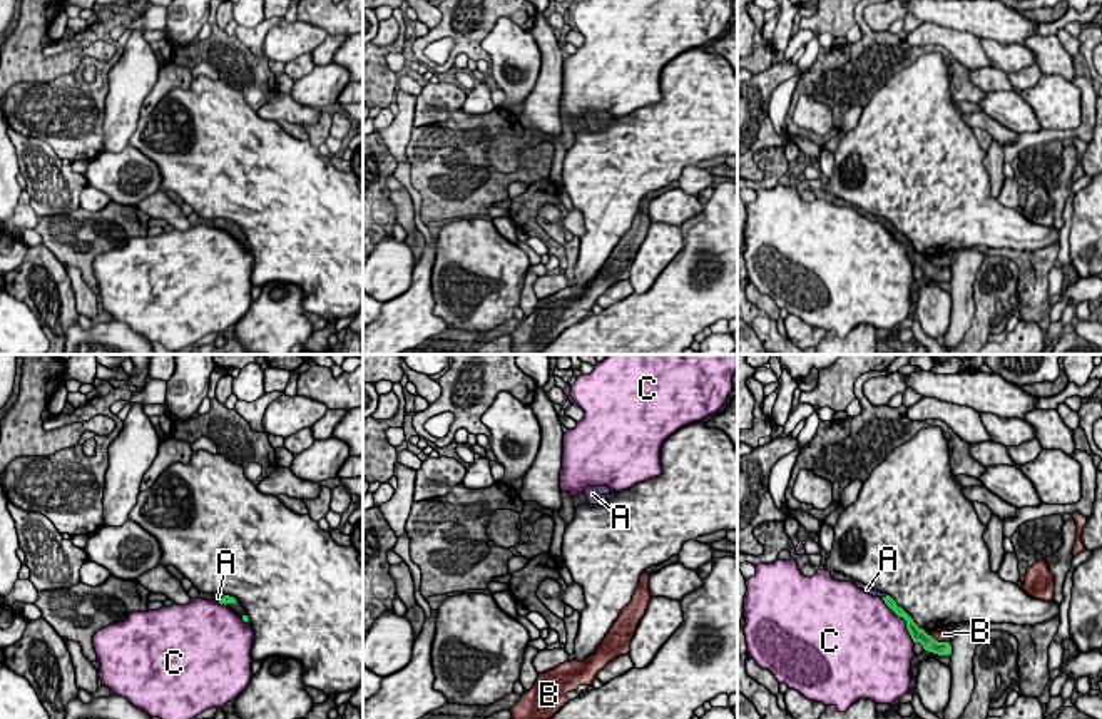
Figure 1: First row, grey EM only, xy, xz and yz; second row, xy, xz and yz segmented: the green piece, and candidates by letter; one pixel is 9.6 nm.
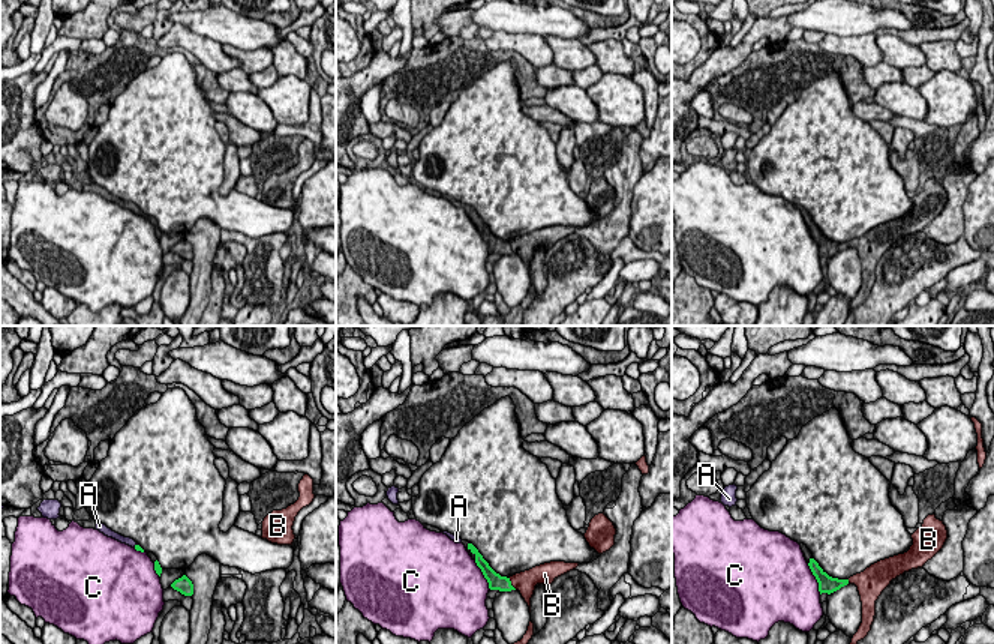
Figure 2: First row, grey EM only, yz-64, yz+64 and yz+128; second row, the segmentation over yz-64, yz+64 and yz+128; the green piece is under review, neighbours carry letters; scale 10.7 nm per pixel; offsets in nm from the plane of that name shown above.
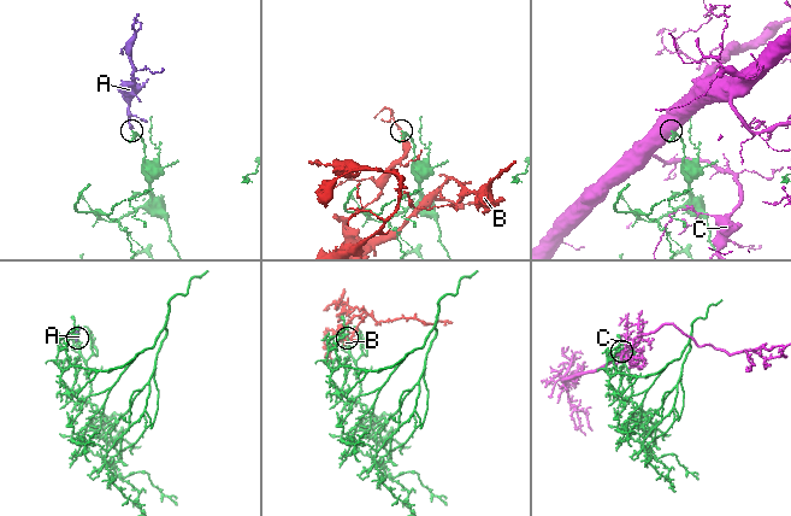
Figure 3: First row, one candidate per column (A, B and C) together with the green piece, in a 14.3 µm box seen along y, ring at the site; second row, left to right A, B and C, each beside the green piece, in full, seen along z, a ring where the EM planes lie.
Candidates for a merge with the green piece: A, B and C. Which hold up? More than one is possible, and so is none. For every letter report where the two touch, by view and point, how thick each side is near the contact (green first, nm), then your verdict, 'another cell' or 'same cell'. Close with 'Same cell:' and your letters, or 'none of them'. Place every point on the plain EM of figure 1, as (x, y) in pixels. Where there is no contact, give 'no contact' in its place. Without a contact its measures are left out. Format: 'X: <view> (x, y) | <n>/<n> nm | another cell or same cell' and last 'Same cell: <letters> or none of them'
A: yz (883, 223) | 90/70 nm | same cell
B: yz (940, 268) | 140/130 nm | another cell
C: yz (905, 244) | 130/440 nm | another cell
Same cell: A

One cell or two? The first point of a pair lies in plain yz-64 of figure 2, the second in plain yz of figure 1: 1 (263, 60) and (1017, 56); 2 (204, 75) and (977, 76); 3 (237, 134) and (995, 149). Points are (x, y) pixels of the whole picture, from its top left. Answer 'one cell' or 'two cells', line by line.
1: one cell
2: two cells
3: two cells

